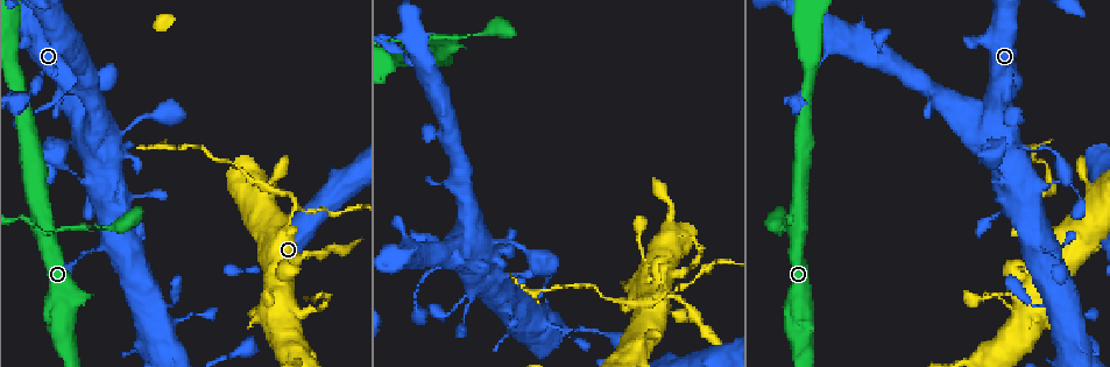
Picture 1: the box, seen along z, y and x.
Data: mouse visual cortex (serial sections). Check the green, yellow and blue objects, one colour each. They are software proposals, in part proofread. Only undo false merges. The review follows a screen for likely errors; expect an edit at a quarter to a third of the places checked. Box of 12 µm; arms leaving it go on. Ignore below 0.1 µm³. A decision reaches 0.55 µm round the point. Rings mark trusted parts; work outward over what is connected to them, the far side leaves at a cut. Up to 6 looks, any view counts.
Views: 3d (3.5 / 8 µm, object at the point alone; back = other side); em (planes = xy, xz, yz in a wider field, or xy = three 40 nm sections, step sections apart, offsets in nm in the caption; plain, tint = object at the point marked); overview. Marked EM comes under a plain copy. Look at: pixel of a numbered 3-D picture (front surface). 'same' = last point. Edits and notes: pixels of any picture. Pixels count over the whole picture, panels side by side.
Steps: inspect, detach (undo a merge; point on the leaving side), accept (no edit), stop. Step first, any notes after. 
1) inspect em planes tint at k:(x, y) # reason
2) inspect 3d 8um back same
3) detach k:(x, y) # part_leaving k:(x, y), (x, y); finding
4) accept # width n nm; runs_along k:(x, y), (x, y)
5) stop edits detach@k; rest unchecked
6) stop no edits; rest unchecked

inspect 3d 3.5um at 1:(45, 69)

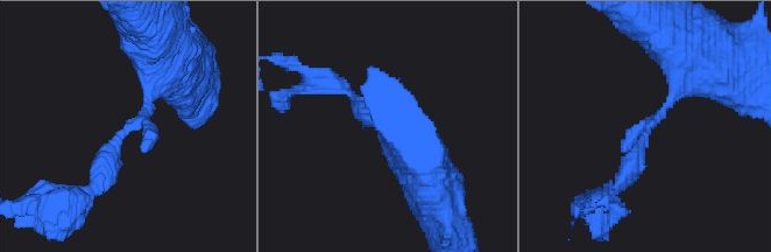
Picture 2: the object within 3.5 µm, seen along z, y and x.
inspect em xy step 5 tint at 2:(130, 128)

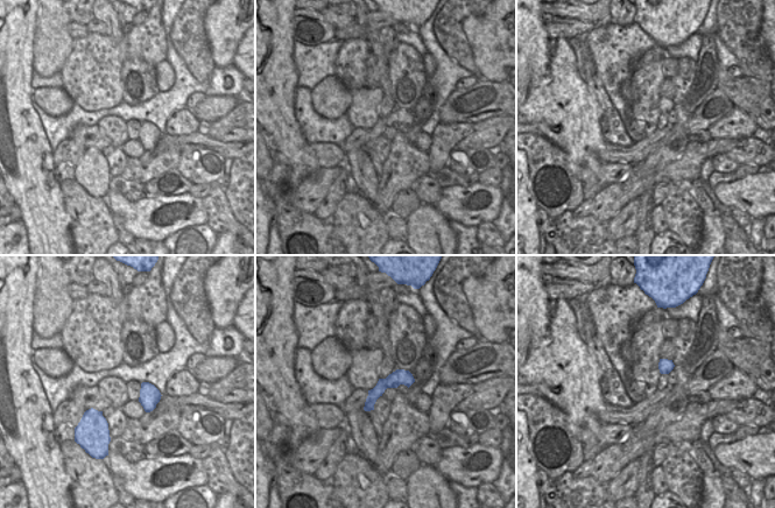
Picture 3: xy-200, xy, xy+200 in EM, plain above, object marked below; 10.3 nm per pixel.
accept # continuous, no second cell

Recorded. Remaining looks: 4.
inspect em xy step 5 tint at 1:(53, 233) # four arms meet

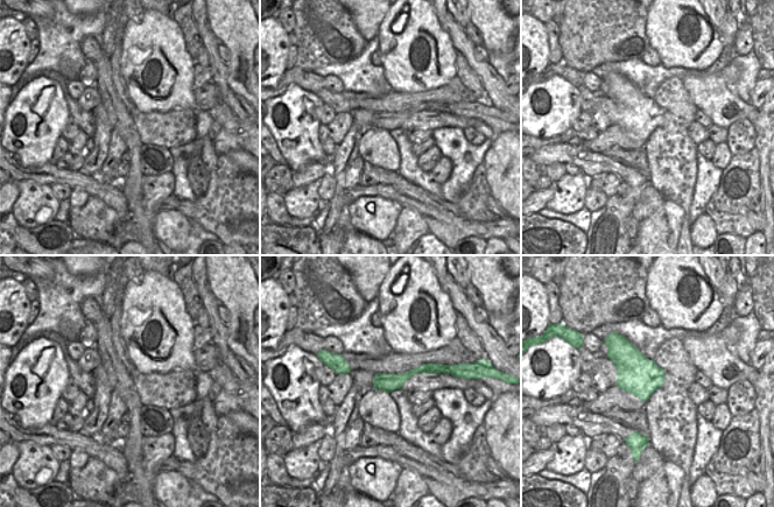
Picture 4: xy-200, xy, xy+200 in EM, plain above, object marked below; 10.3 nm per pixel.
inspect 3d 3.5um back same # wider look

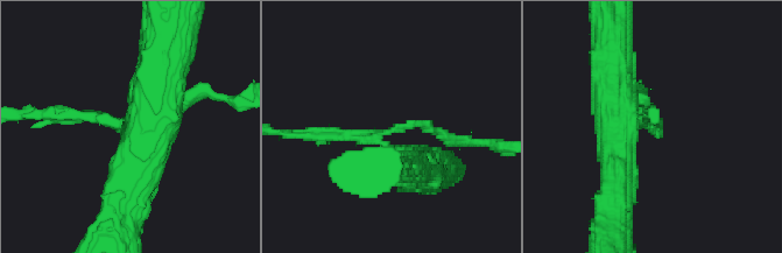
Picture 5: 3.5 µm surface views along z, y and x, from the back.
detach 5:(340, 135) # arms 4; part_leaving 5:(380, 142), (349, 133), (291, 136); two cells meet here

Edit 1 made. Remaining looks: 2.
stop edits detach@5; rest unchecked

